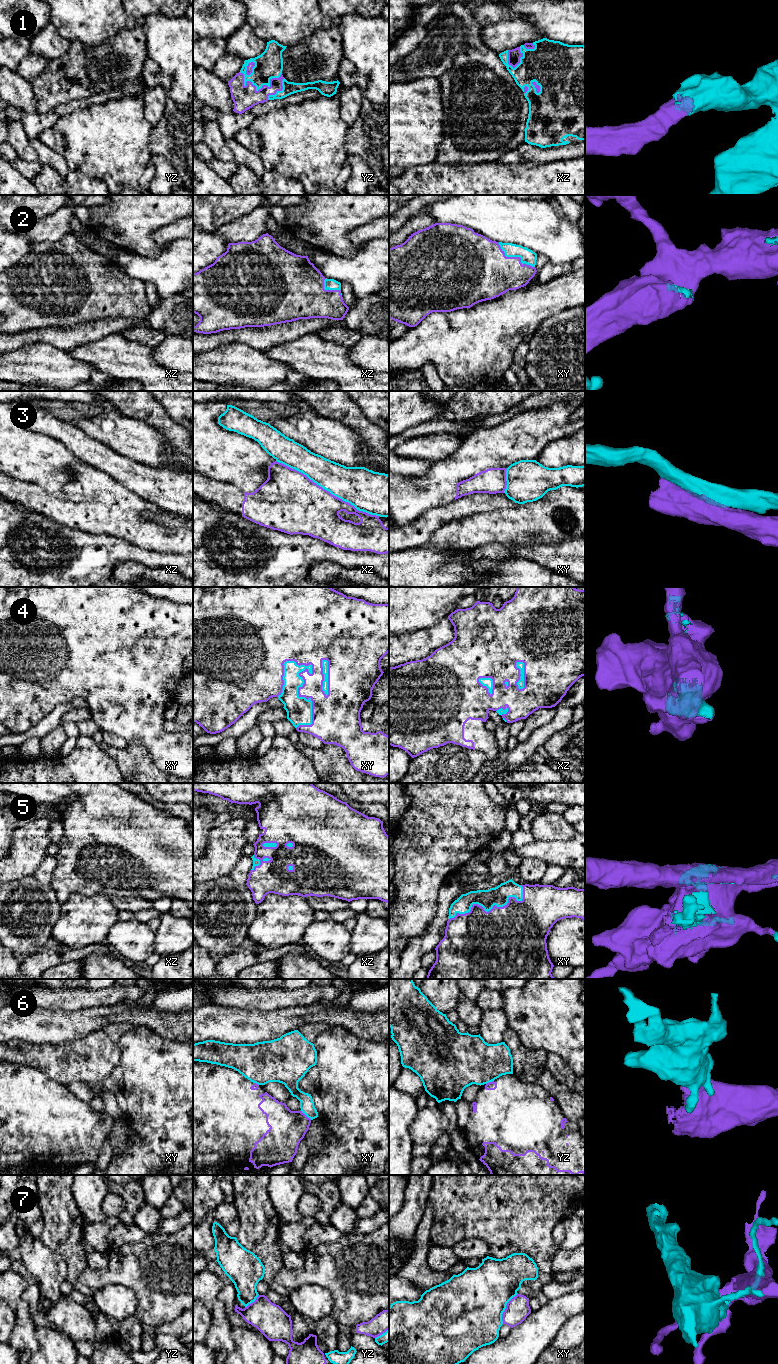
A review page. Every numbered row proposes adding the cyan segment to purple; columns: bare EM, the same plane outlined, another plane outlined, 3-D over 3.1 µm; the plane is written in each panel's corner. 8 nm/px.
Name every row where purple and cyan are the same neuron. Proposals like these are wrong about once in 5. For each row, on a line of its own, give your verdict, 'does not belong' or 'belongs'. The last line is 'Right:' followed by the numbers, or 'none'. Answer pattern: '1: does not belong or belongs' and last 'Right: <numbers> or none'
1: belongs
2: belongs
3: does not belong
4: belongs
5: belongs
6: does not belong
7: does not belong
Right: 1, 2, 4, 5

